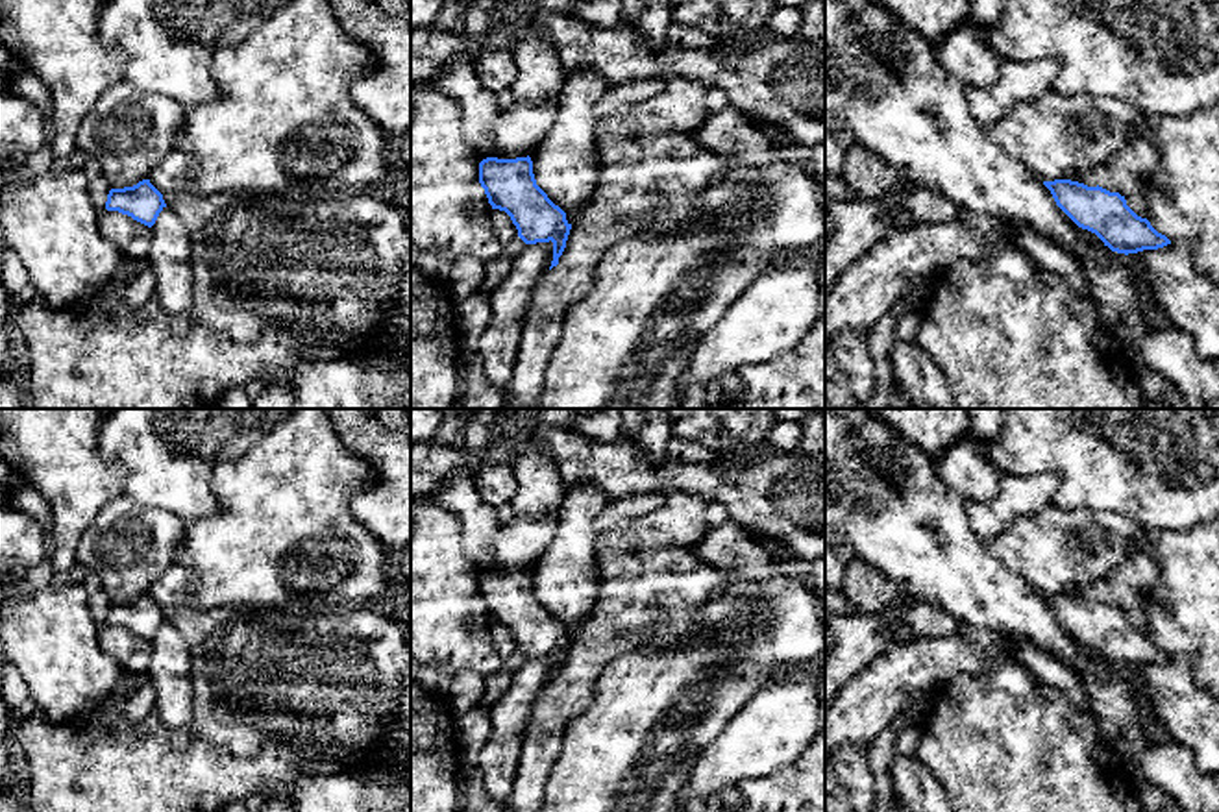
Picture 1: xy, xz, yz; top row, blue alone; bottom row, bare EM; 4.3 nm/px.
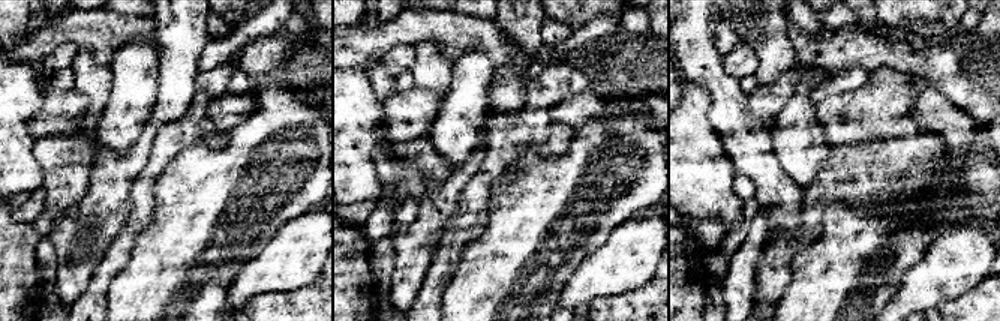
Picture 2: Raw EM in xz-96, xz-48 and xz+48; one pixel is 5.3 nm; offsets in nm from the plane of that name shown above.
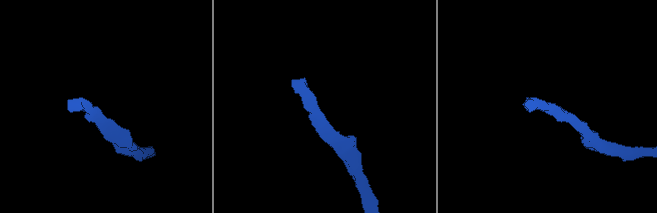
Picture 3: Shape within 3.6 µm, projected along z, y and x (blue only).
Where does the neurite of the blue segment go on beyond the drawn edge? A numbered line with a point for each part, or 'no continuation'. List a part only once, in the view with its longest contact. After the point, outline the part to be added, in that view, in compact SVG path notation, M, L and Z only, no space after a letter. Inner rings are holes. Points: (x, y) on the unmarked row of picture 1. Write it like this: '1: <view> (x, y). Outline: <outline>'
1: xz (457, 492). Outline: M453 472L427 498L459 518L462 549L475 572L479 575L494 572L492 540L499 522L496 507L479 498L474 477L464 472Z

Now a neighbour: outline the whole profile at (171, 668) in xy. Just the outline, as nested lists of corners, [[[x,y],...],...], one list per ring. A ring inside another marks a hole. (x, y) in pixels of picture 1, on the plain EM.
[[[163,621],[152,640],[146,671],[155,692],[154,710],[166,729],[181,729],[192,720],[192,657],[183,636]]]

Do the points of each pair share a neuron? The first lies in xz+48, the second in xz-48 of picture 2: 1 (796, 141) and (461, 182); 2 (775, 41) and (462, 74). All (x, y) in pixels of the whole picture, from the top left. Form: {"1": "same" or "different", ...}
{"1": "different", "2": "different"}

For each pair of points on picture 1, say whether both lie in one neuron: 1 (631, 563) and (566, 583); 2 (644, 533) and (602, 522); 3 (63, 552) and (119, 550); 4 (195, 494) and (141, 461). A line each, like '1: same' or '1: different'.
1: different
2: different
3: different
4: same

